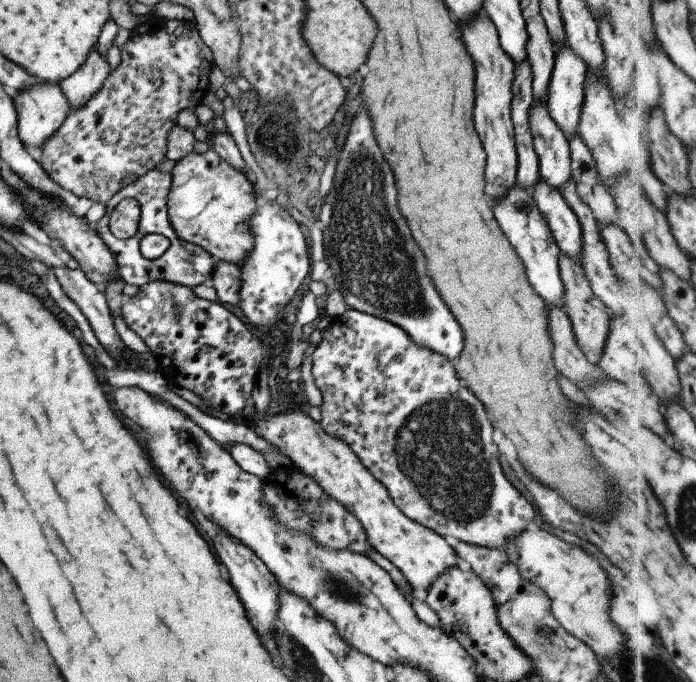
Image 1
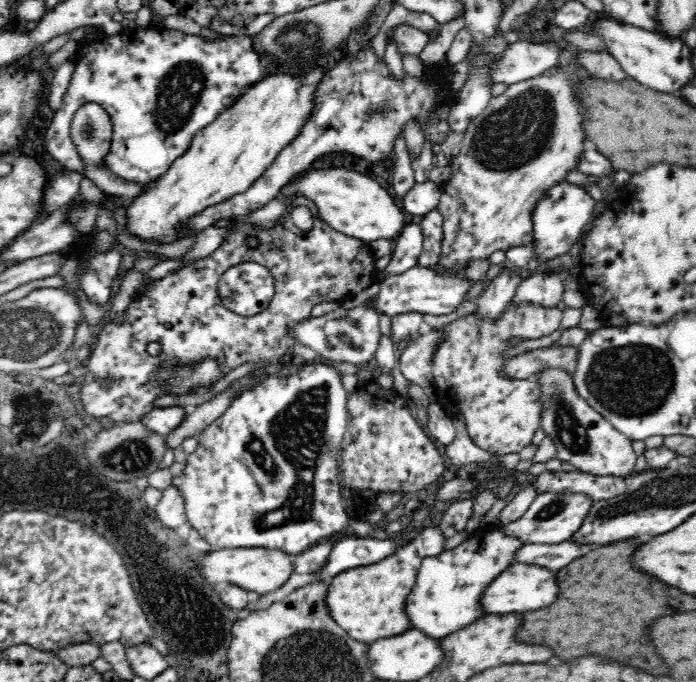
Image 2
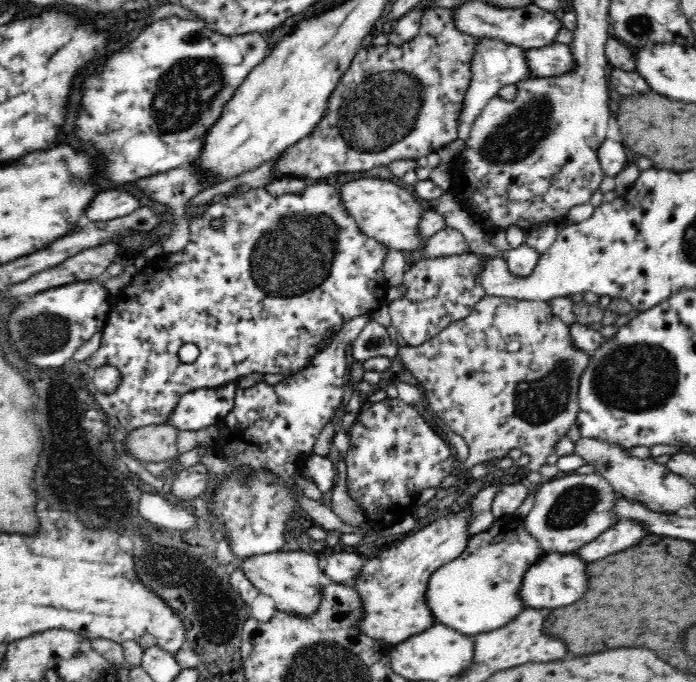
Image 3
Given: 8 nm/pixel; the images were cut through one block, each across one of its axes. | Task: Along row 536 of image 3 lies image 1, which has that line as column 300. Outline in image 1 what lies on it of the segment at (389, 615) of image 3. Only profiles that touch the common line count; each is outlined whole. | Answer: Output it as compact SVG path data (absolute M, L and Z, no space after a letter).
M296 402L293 407L287 408L284 412L256 416L256 421L250 427L259 438L265 439L279 453L287 455L287 458L292 462L292 466L313 477L313 480L320 484L326 495L345 505L345 508L357 517L357 520L361 522L365 529L372 550L389 560L401 572L405 582L408 583L411 589L426 588L427 590L433 580L448 568L459 567L462 571L470 568L469 563L459 558L457 553L447 545L444 537L422 524L409 520L393 504L385 487L361 464L353 449L349 448L349 445L341 439L326 433L321 425L312 420L307 413L307 407Z

